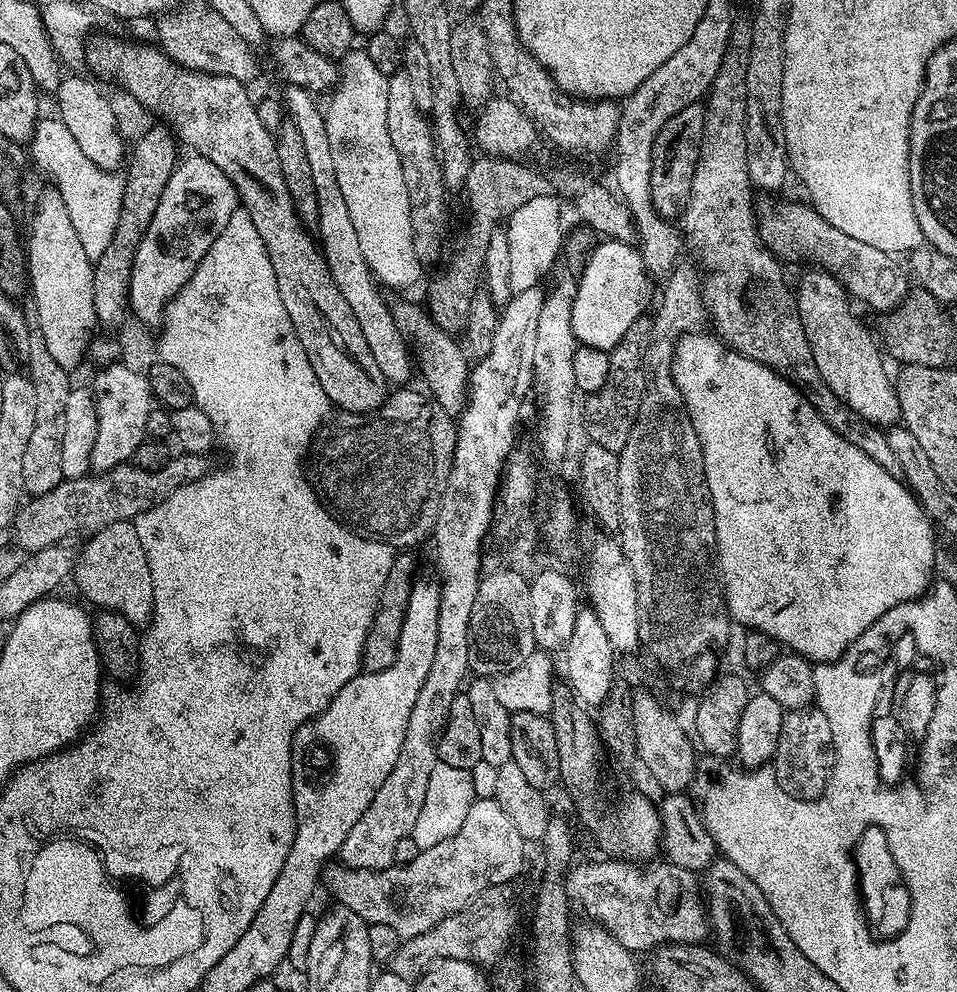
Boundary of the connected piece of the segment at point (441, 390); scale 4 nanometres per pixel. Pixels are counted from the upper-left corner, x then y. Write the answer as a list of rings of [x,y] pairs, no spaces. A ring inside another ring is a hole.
[[[400,300],[391,305],[394,322],[398,330],[410,345],[415,359],[418,361],[418,372],[424,375],[428,383],[427,391],[440,403],[452,417],[459,417],[468,400],[468,380],[470,377],[470,360],[465,349],[456,345],[457,340],[451,333],[442,330],[429,316],[427,307],[411,304],[408,300]],[[420,359],[420,362],[419,362]],[[468,360],[469,364],[468,364]]]

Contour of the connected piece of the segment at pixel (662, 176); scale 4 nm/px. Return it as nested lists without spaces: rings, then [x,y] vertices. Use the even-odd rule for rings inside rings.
[[[691,104],[686,110],[678,110],[658,134],[652,151],[650,186],[654,210],[665,220],[675,221],[683,217],[686,202],[690,202],[690,182],[694,182],[694,170],[698,166],[698,154],[702,146],[704,129],[704,104]]]

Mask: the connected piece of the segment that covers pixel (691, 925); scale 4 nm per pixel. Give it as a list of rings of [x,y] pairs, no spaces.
[[[618,858],[607,859],[573,865],[566,873],[563,884],[569,901],[580,902],[590,916],[588,918],[603,925],[620,945],[634,954],[640,954],[642,950],[650,952],[666,944],[701,944],[709,937],[710,925],[702,899],[699,873],[667,860],[658,860],[642,867]]]

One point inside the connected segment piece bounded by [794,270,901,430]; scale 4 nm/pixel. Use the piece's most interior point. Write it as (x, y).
(848, 357)

